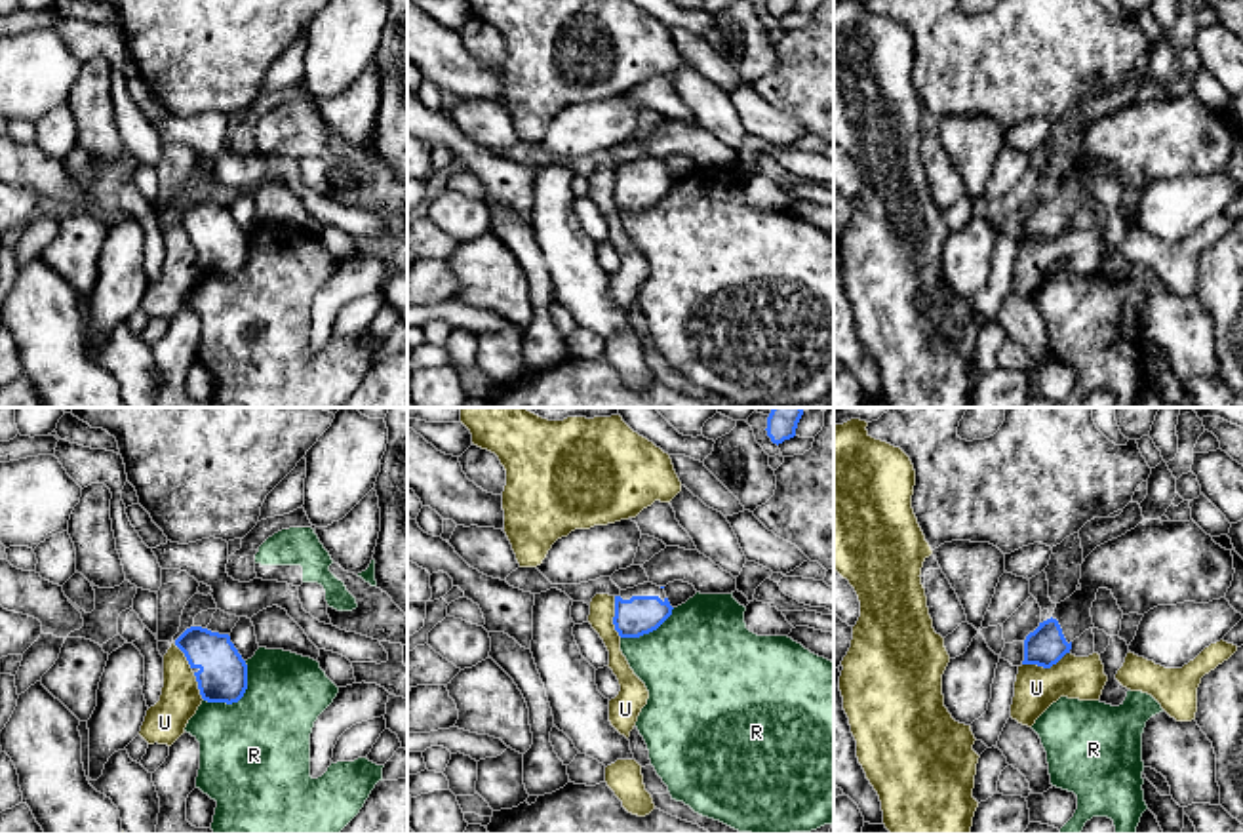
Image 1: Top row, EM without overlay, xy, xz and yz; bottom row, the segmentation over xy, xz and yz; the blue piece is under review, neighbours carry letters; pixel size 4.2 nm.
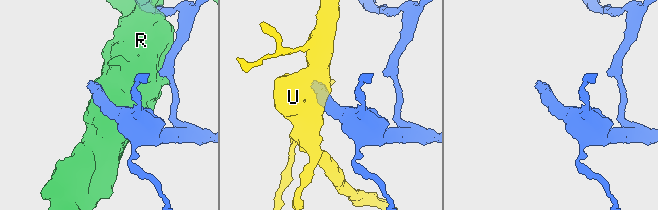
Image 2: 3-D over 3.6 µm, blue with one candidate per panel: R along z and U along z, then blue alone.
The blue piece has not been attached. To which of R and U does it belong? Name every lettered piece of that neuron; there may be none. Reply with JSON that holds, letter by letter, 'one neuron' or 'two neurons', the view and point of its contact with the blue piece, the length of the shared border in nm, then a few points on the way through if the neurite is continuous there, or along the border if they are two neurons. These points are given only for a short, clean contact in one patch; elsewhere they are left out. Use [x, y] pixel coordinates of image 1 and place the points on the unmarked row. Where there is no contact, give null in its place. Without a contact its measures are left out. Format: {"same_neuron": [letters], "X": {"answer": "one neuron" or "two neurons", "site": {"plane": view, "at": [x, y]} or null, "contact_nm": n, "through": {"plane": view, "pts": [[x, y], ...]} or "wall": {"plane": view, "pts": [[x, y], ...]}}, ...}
{"same_neuron": [], "R": {"answer": "two neurons", "site": {"plane": "xy", "at": [240, 271]}, "contact_nm": 260}, "U": {"answer": "two neurons", "site": {"plane": "yz", "at": [1045, 240]}, "contact_nm": 200, "wall": {"plane": "yz", "pts": [[1068, 225], [1049, 240], [1023, 238]]}}}

